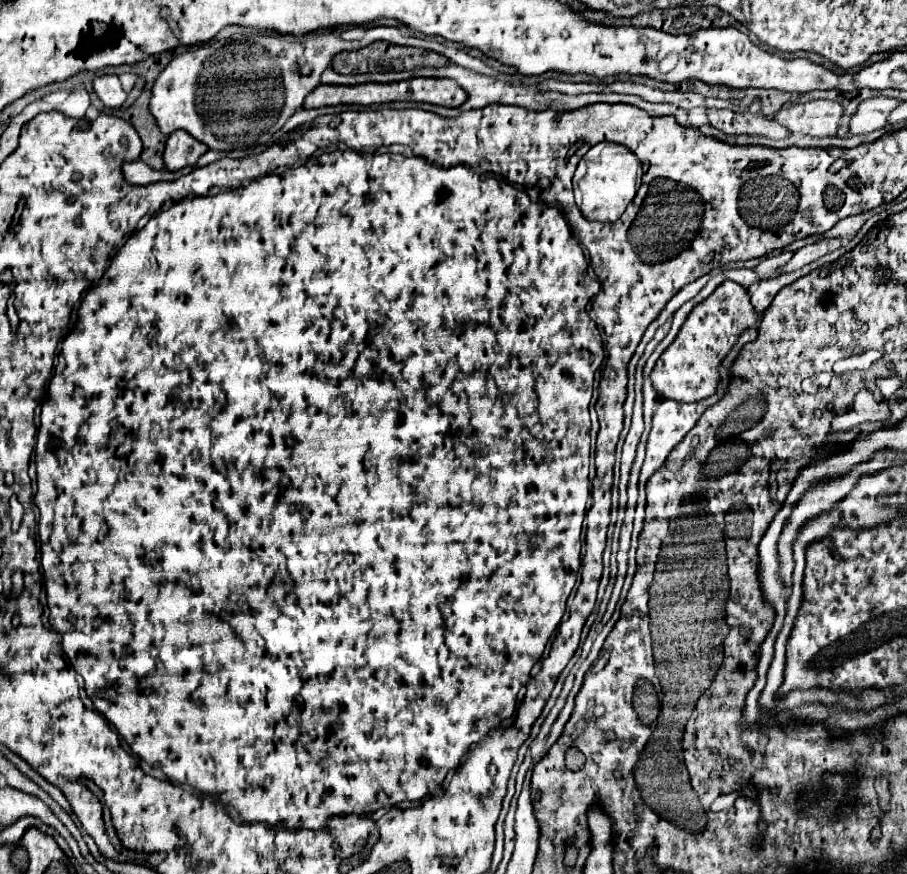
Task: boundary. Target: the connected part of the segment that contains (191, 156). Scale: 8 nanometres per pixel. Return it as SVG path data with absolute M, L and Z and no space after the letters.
M177 130L167 138L165 146L165 168L181 170L185 166L193 166L209 148L201 144L201 140L189 136L185 130Z

